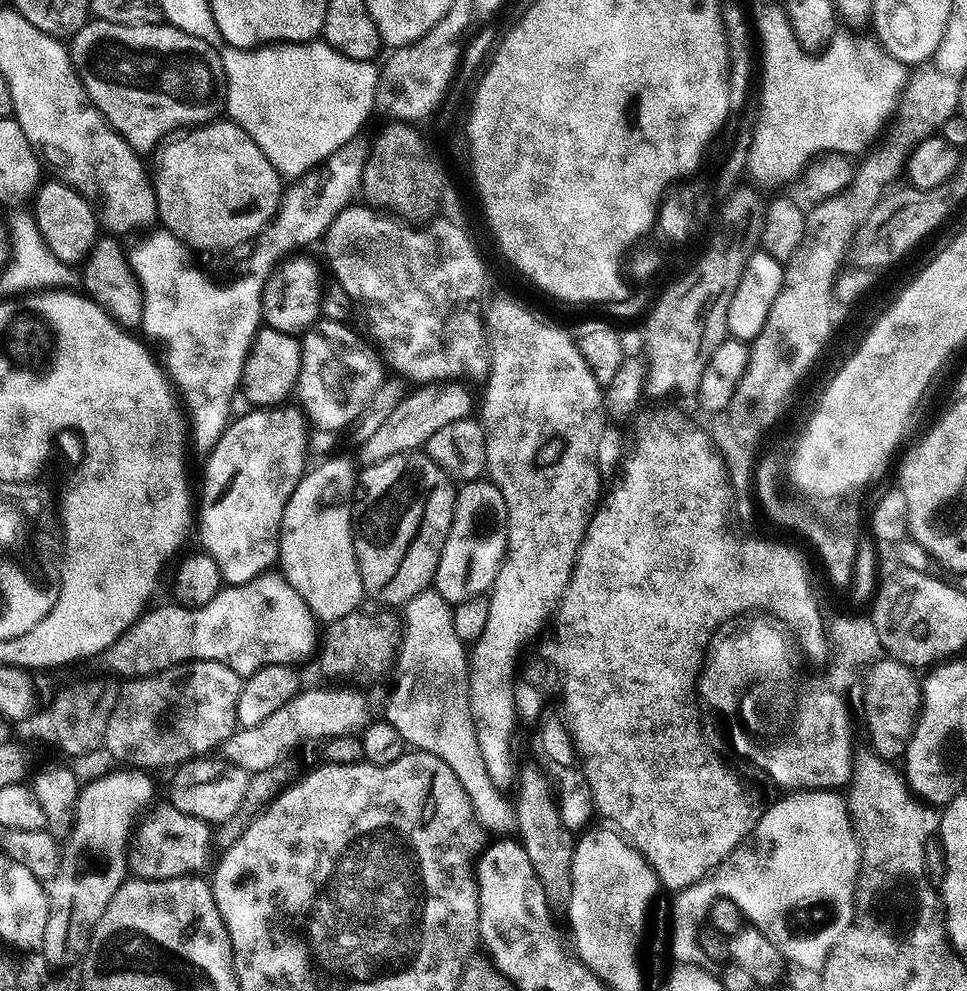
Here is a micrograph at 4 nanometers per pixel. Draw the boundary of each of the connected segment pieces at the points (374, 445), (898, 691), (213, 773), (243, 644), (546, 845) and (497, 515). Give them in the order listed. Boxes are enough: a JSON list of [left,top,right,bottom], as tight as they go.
[[359,382,474,465],[867,658,924,761],[167,758,250,826],[106,570,318,678],[514,766,574,910],[434,479,508,605]]

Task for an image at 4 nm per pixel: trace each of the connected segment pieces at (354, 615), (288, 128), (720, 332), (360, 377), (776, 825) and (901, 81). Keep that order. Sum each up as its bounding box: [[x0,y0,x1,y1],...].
[[318,610,402,676],[219,39,381,178],[642,287,729,402],[296,318,386,430],[715,788,860,974],[746,4,906,184]]

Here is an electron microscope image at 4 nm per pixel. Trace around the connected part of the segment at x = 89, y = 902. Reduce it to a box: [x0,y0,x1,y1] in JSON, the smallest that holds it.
[39,771,157,970]

